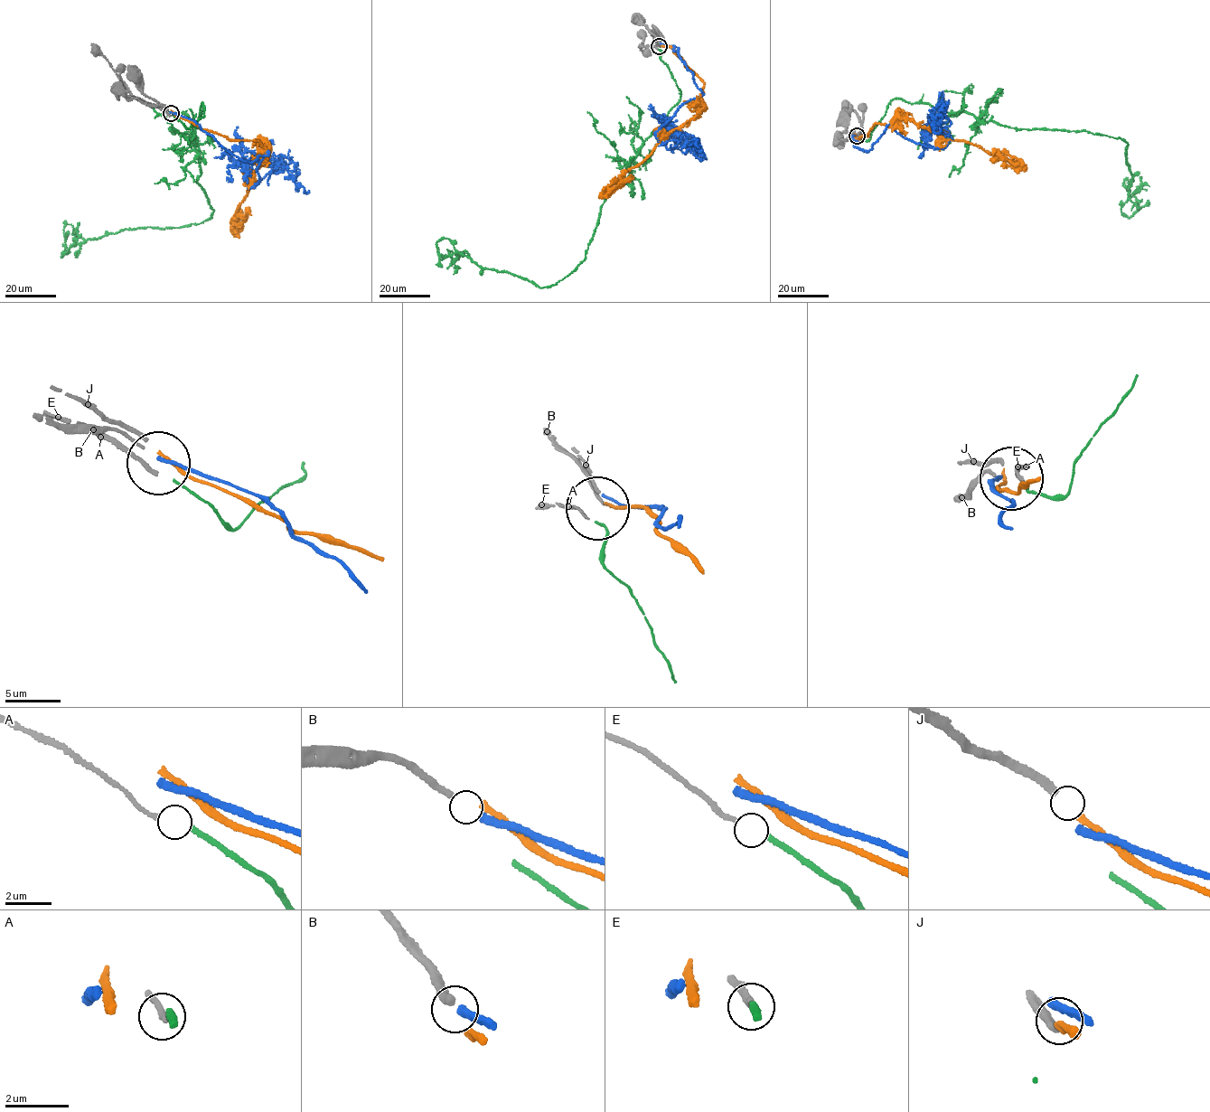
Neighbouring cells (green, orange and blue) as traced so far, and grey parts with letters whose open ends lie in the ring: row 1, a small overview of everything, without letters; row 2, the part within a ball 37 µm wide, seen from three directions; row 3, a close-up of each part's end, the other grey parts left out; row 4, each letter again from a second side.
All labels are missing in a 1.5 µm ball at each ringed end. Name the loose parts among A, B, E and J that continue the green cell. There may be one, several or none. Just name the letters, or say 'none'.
E

